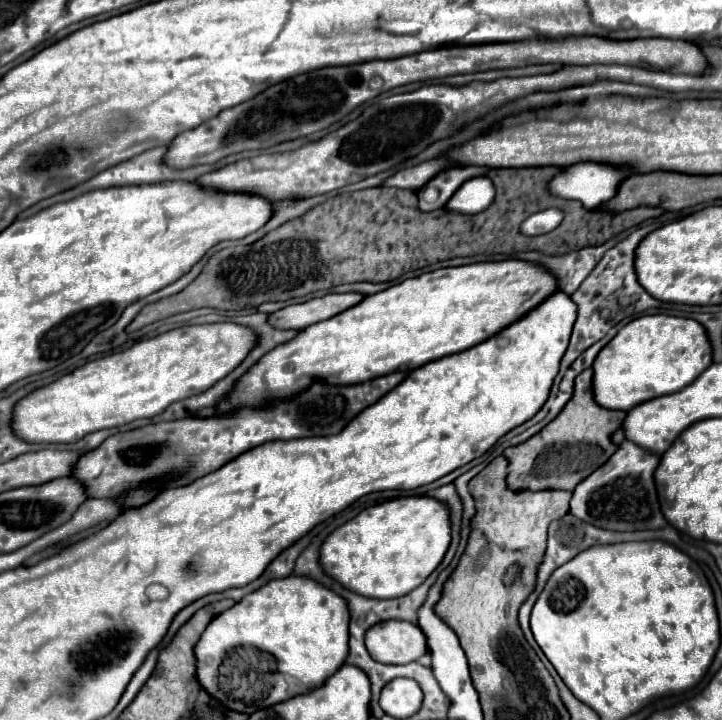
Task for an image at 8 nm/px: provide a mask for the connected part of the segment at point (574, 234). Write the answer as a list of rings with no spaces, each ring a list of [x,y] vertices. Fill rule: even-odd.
[[[519,168],[519,170],[489,170],[487,178],[493,180],[497,188],[497,196],[493,204],[473,216],[451,212],[451,210],[435,210],[435,212],[421,212],[417,206],[417,192],[413,190],[395,190],[395,188],[367,188],[359,192],[343,192],[335,198],[317,204],[303,216],[285,222],[283,226],[267,232],[261,240],[249,246],[233,246],[215,252],[207,264],[203,266],[201,274],[179,294],[161,298],[153,304],[143,306],[143,310],[135,316],[135,320],[125,328],[127,334],[157,322],[161,318],[169,318],[179,312],[189,312],[195,308],[217,308],[217,310],[243,310],[253,308],[263,302],[277,302],[277,300],[291,300],[299,296],[307,296],[315,290],[327,290],[331,286],[347,284],[347,282],[389,282],[397,280],[409,270],[425,268],[439,260],[449,260],[455,256],[473,256],[473,254],[515,254],[523,250],[539,250],[545,254],[567,254],[585,246],[603,244],[609,238],[627,230],[627,214],[609,214],[601,210],[585,210],[575,200],[563,200],[549,192],[549,182],[561,168]],[[545,208],[559,208],[563,210],[563,222],[549,234],[541,236],[525,236],[521,234],[519,226],[531,214],[545,210]]]

